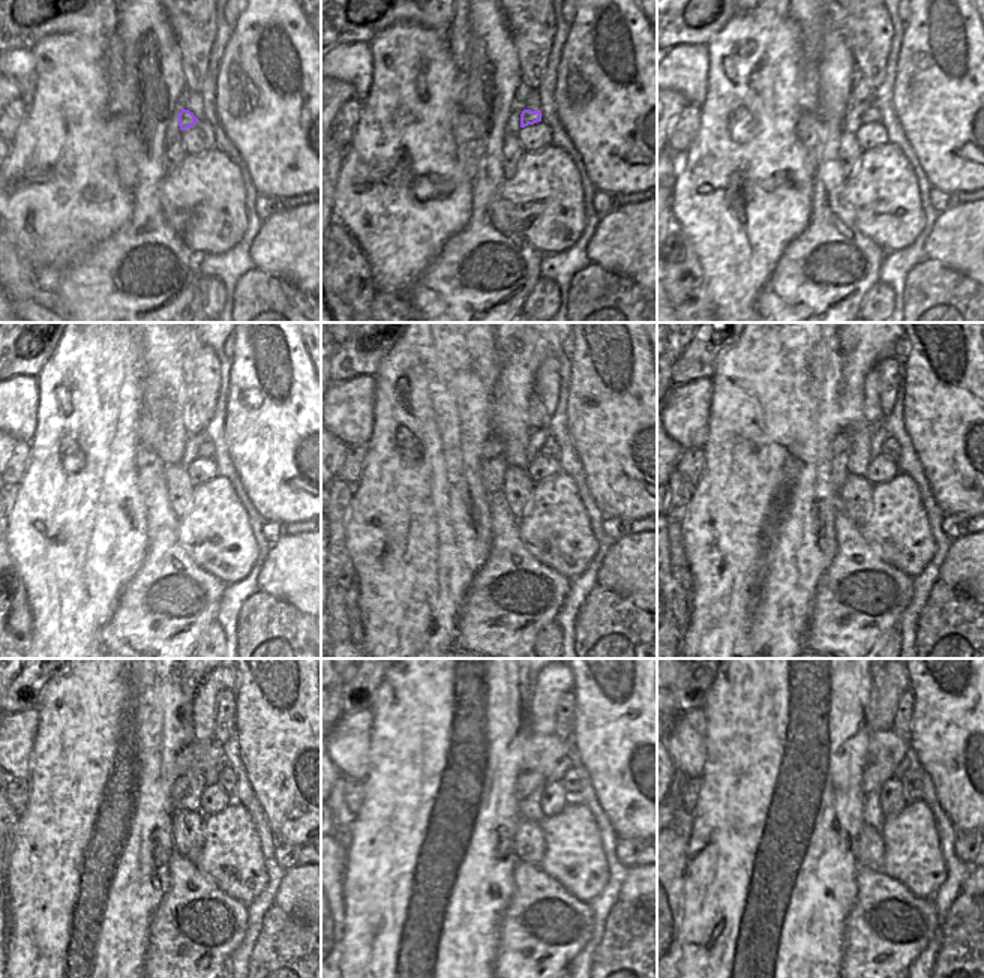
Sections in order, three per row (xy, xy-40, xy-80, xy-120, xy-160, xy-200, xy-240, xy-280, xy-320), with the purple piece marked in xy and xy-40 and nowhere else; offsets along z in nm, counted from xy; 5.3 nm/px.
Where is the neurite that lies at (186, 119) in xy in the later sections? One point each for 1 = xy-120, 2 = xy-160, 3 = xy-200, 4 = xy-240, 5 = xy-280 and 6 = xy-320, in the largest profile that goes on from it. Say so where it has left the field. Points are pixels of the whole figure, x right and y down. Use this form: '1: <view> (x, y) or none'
1: xy-120 (206, 450)
2: xy-160 (551, 447)
3: xy-200 (890, 447)
4: xy-240 (227, 780)
5: xy-280 (570, 782)
6: xy-320 (911, 779)

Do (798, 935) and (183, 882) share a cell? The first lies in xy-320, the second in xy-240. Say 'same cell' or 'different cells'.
different cells

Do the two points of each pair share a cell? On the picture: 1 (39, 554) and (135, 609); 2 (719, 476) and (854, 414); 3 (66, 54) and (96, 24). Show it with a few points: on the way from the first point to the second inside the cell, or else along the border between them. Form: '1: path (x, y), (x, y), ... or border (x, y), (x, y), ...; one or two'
1: border (138, 570), (125, 588), (116, 611), (102, 632); two
2: border (840, 387), (837, 432); two
3: border (50, 33), (80, 33), (89, 36), (105, 53); two

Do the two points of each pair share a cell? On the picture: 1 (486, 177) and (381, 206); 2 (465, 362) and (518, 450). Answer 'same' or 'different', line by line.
1: different
2: different

